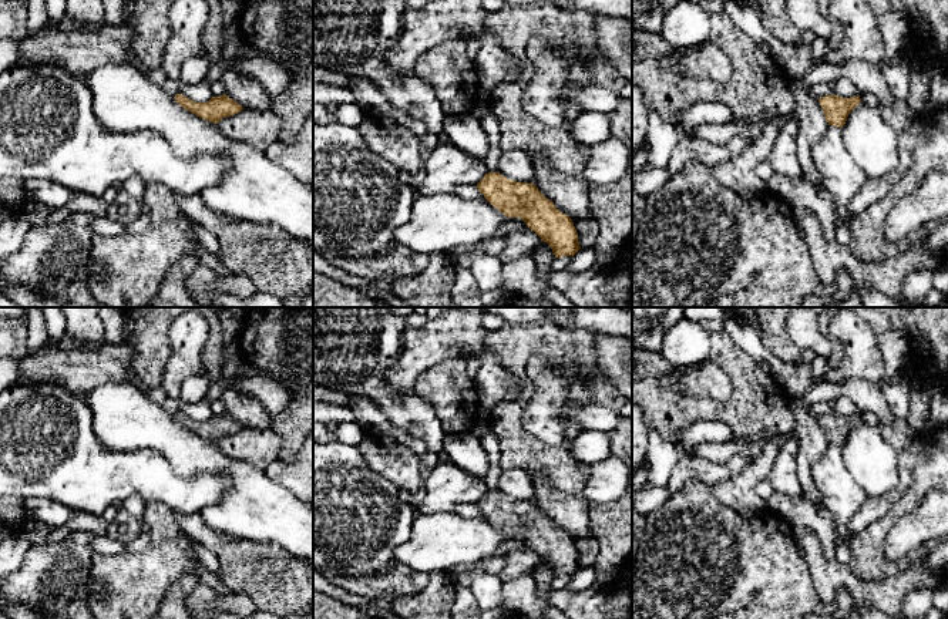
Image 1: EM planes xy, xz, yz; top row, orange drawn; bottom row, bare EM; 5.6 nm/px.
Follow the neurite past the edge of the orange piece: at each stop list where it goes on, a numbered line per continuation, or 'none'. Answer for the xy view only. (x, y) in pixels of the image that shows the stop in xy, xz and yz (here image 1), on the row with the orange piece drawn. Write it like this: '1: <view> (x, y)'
none

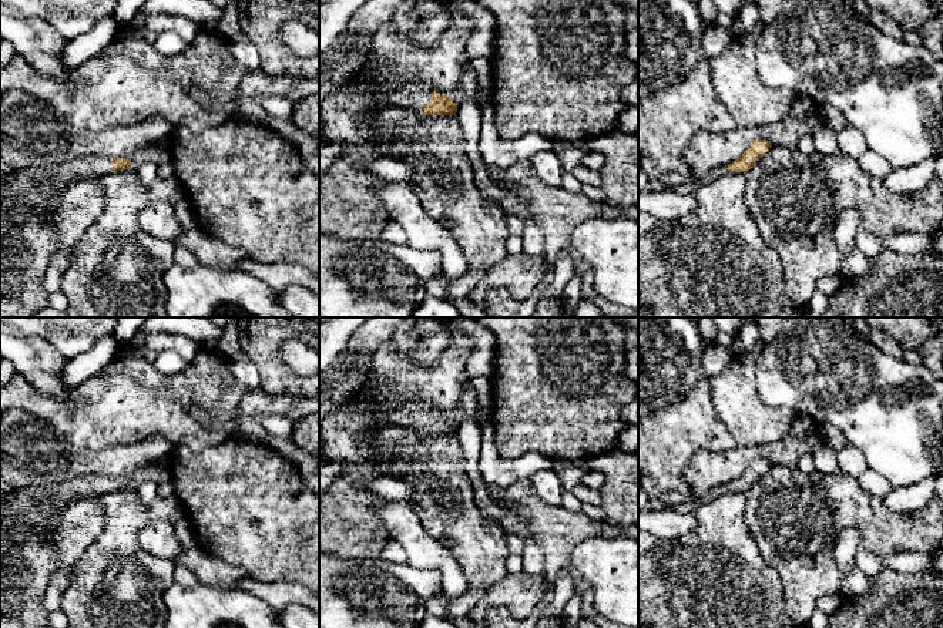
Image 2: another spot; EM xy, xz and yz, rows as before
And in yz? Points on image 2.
1: yz (717, 173)

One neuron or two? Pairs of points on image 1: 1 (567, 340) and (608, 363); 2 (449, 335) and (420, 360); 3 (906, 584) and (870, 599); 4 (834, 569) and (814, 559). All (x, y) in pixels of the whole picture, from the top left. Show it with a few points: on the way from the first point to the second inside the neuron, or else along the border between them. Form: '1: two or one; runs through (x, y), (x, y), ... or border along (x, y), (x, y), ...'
1: two; border along (592, 335), (598, 372), (615, 386)
2: one; runs through (441, 339), (427, 353)
3: one; runs through (897, 586), (888, 594), (878, 594)
4: one; runs through (830, 569), (824, 569), (819, 564)

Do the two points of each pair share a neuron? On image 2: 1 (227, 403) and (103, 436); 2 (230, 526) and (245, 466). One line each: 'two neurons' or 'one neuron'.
1: one neuron
2: one neuron

